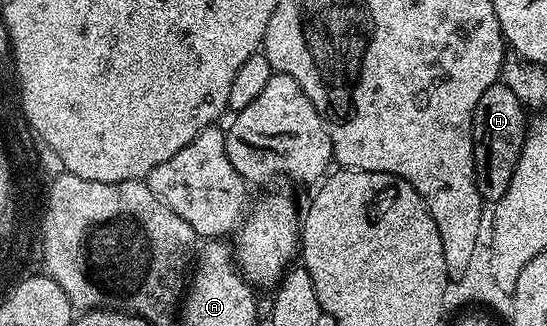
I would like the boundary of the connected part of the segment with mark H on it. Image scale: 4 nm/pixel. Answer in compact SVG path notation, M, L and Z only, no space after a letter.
M499 80L480 96L474 113L474 175L483 203L495 204L508 190L520 160L528 129L528 110L515 93Z

